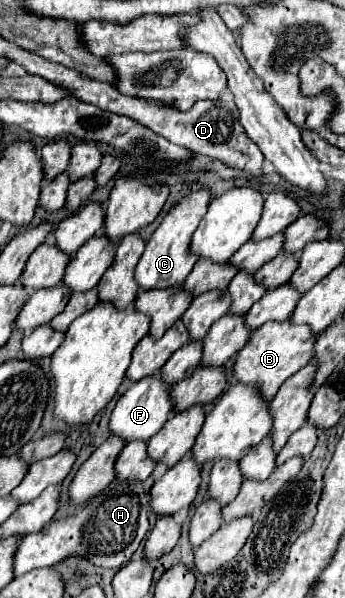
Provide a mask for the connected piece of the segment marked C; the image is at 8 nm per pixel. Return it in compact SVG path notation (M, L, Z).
M198 191L190 197L184 197L166 217L164 221L158 225L158 229L152 233L152 237L146 243L146 249L136 265L134 271L134 279L140 285L140 289L168 289L168 287L176 287L182 285L184 279L188 277L188 273L192 271L196 257L192 257L188 253L188 239L192 237L194 229L198 227L200 219L204 217L206 209L210 203L210 193L208 191Z

